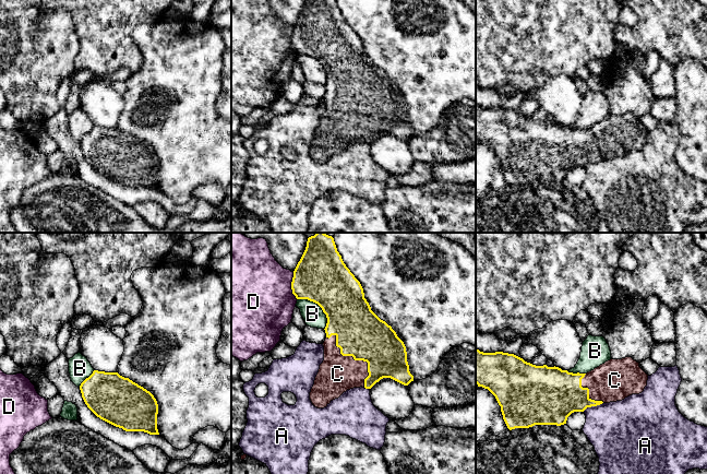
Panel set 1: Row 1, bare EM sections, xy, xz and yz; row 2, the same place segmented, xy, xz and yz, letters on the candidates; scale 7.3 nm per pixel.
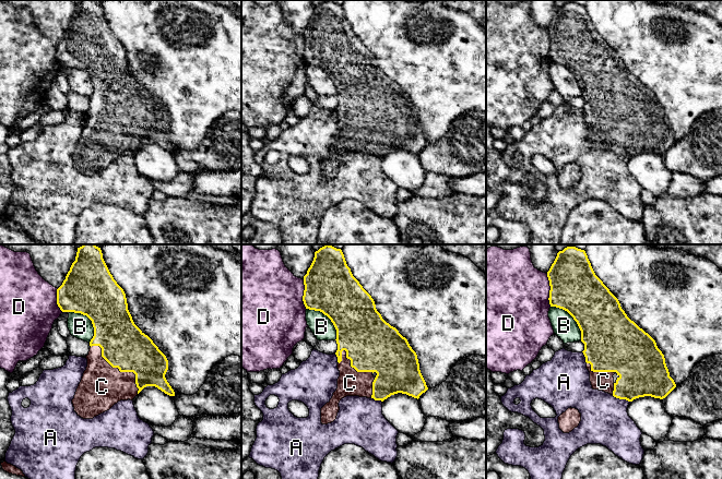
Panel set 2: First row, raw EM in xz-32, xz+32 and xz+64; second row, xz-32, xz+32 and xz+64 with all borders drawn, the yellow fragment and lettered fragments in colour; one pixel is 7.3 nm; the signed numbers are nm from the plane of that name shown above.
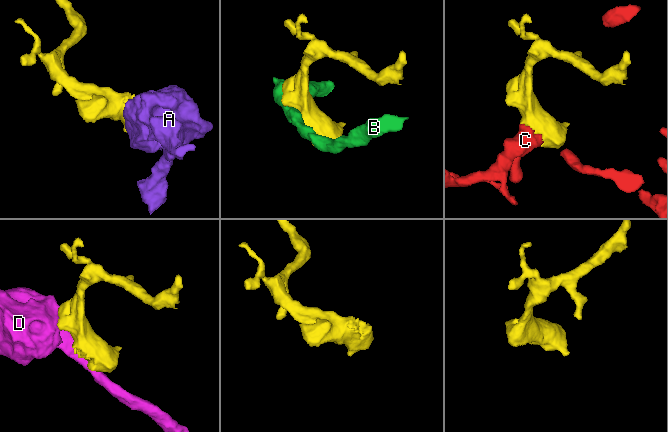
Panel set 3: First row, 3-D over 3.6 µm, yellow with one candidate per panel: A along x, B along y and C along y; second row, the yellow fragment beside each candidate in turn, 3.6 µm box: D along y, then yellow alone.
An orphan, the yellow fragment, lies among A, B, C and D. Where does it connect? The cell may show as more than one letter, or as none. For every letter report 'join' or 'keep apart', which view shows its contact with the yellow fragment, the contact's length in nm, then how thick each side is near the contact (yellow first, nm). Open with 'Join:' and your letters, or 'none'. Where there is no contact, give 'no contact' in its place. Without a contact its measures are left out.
Join: C
A: keep apart | yz | 170 nm | 320/420 nm
B: keep apart | xz | 300 nm | 380/160 nm
C: join | xz | 480 nm | 360/280 nm
D: keep apart | xz | 220 nm | 380/500 nm

